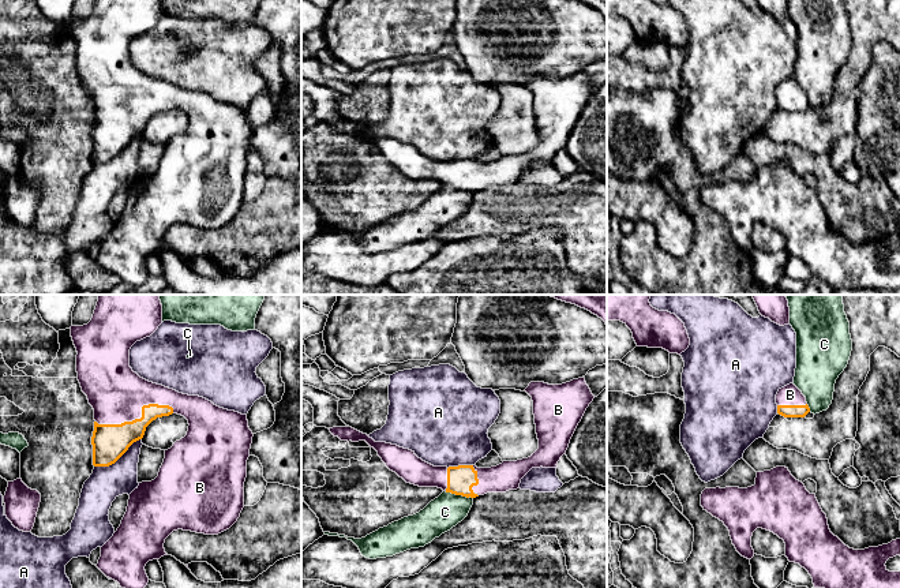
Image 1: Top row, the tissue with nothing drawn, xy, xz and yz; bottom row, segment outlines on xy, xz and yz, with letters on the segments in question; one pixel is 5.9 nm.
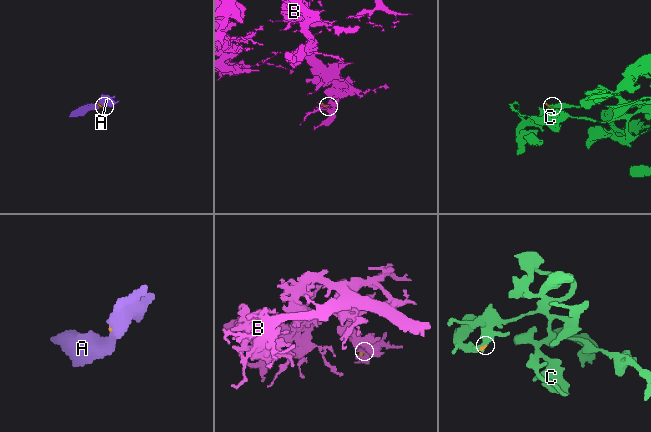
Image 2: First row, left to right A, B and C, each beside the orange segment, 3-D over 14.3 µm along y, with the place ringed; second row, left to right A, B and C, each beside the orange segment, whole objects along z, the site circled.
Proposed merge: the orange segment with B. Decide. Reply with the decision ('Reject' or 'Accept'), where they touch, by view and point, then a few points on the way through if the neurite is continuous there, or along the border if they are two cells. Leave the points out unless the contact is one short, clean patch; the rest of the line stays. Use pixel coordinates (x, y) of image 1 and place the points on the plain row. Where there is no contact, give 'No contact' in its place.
Accept. Touches orange at xy (138, 113)

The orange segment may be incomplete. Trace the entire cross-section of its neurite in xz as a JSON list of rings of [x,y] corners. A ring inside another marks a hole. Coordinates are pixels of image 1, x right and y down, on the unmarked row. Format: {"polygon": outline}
{"polygon": [[[584,71],[562,79],[530,76],[524,86],[533,95],[539,143],[528,153],[503,156],[491,162],[477,162],[476,160],[434,161],[409,143],[375,136],[367,128],[352,121],[329,124],[341,135],[365,135],[378,146],[386,161],[406,177],[419,181],[438,181],[466,192],[476,192],[487,187],[506,187],[517,184],[521,173],[532,162],[558,162],[558,156],[566,149],[578,117],[595,93]]]}

